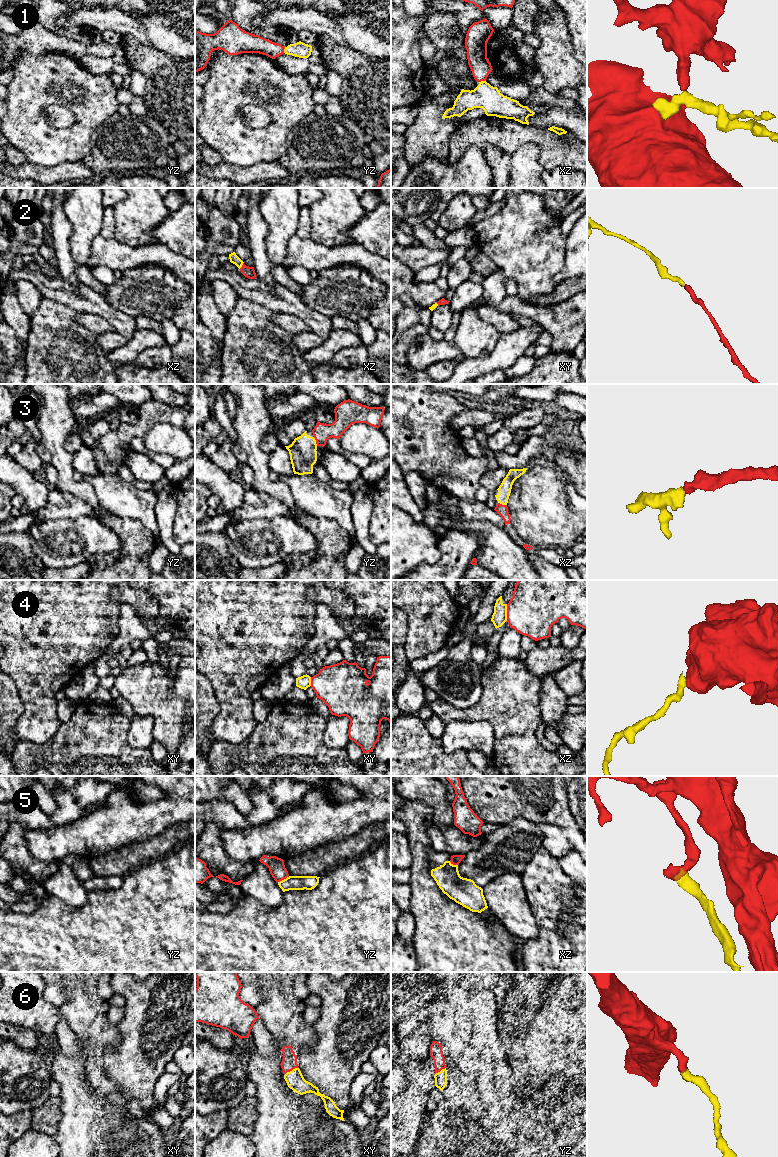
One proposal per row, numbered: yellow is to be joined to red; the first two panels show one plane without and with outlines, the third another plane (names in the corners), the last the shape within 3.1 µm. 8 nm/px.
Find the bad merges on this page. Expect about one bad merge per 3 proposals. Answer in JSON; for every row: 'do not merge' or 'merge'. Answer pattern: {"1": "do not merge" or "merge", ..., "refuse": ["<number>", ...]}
{"1": "merge", "2": "merge", "3": "merge", "4": "do not merge", "5": "do not merge", "6": "merge", "refuse": ["4", "5"]}

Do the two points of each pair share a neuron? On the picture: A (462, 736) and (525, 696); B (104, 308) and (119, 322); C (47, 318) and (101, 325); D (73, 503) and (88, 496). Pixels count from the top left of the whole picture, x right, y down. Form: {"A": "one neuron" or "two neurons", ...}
{"A": "two neurons", "B": "one neuron", "C": "two neurons", "D": "two neurons"}

